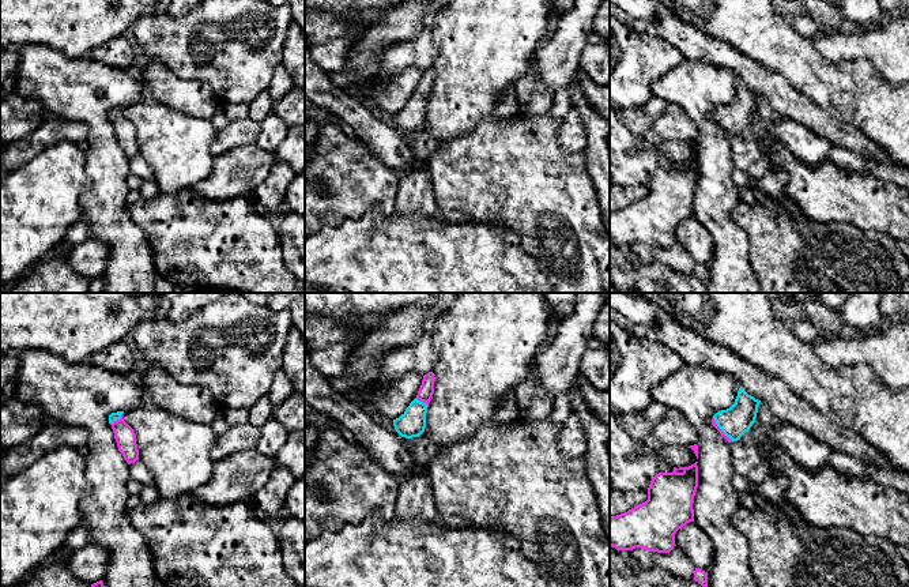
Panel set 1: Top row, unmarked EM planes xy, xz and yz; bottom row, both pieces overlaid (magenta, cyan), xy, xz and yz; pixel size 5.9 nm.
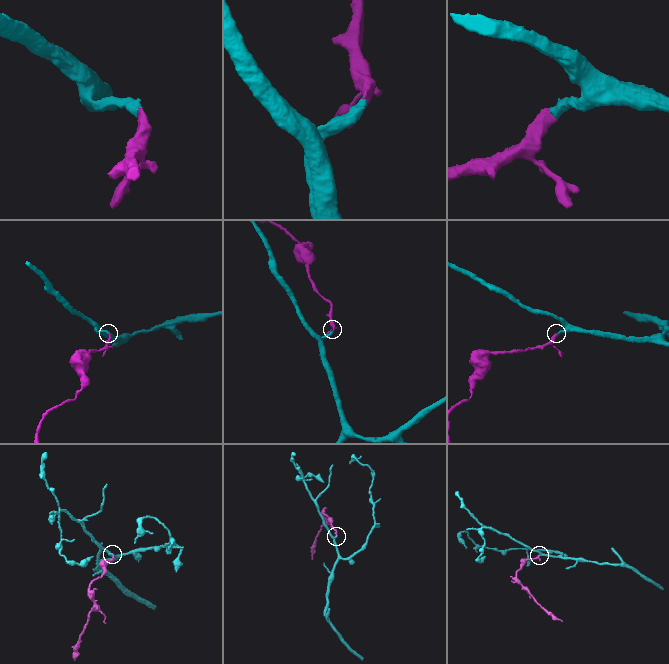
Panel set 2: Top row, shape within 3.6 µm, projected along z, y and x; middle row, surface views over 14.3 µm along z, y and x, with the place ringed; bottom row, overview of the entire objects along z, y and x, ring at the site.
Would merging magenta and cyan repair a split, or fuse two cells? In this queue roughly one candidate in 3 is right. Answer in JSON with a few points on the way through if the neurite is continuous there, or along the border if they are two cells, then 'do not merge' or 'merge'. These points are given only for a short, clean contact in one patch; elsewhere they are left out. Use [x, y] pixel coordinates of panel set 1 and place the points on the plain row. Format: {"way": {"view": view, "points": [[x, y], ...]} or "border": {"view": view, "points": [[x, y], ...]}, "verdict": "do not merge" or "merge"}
{"way": {"view": "xz", "points": [[425, 89], [422, 96], [411, 119]]}, "verdict": "merge"}

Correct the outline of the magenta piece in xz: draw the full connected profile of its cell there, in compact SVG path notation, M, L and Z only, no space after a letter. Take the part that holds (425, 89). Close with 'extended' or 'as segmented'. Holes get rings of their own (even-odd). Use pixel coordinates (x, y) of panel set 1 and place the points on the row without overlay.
M433 67L425 69L416 93L399 113L393 114L393 121L401 132L419 132L425 127L426 108L434 89L434 76Z; extended

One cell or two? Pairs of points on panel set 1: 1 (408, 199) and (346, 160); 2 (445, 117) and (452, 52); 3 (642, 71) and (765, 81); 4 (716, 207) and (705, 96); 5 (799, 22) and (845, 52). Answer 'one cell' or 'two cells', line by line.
1: two cells
2: one cell
3: two cells
4: one cell
5: two cells

